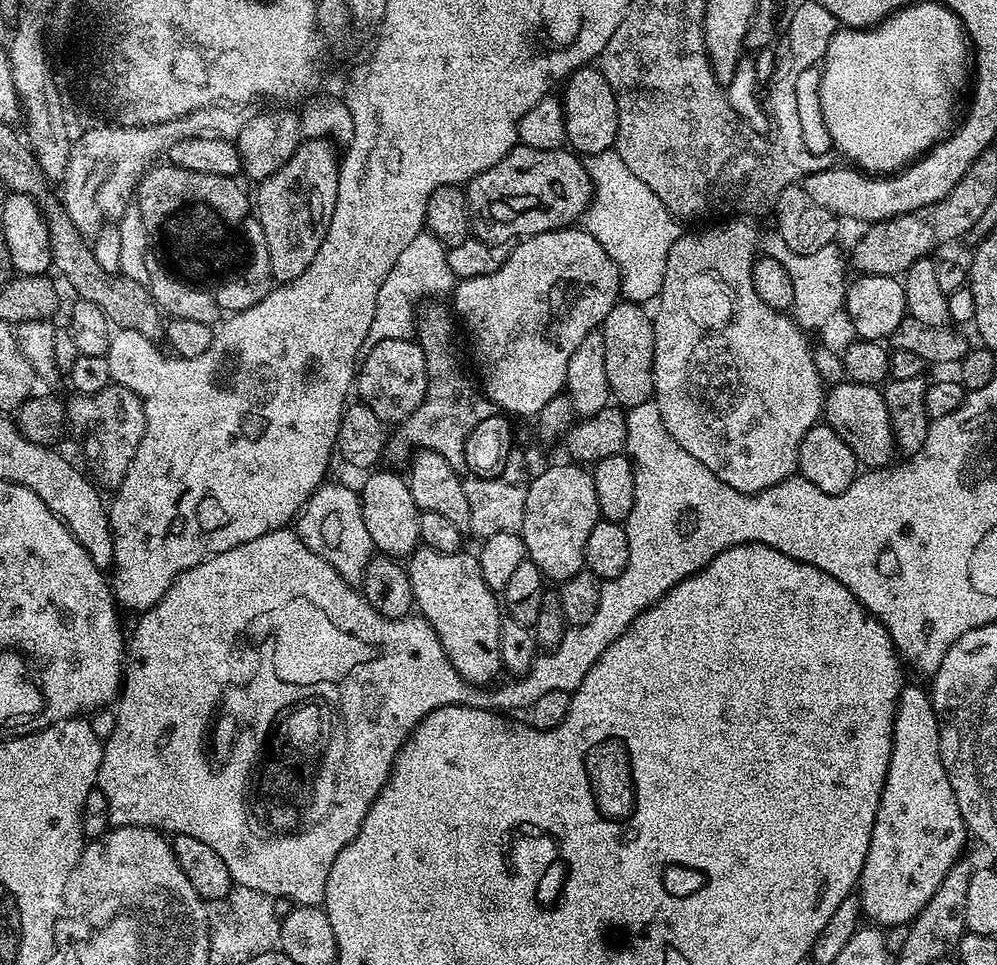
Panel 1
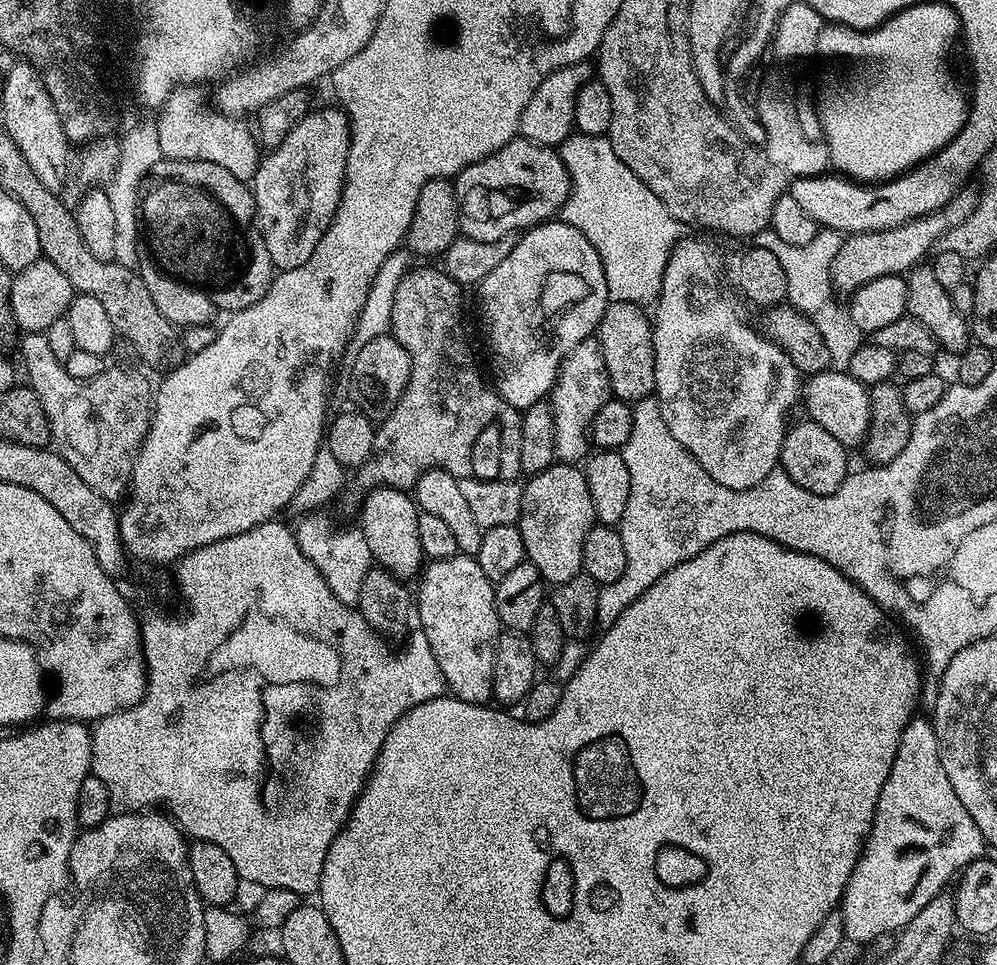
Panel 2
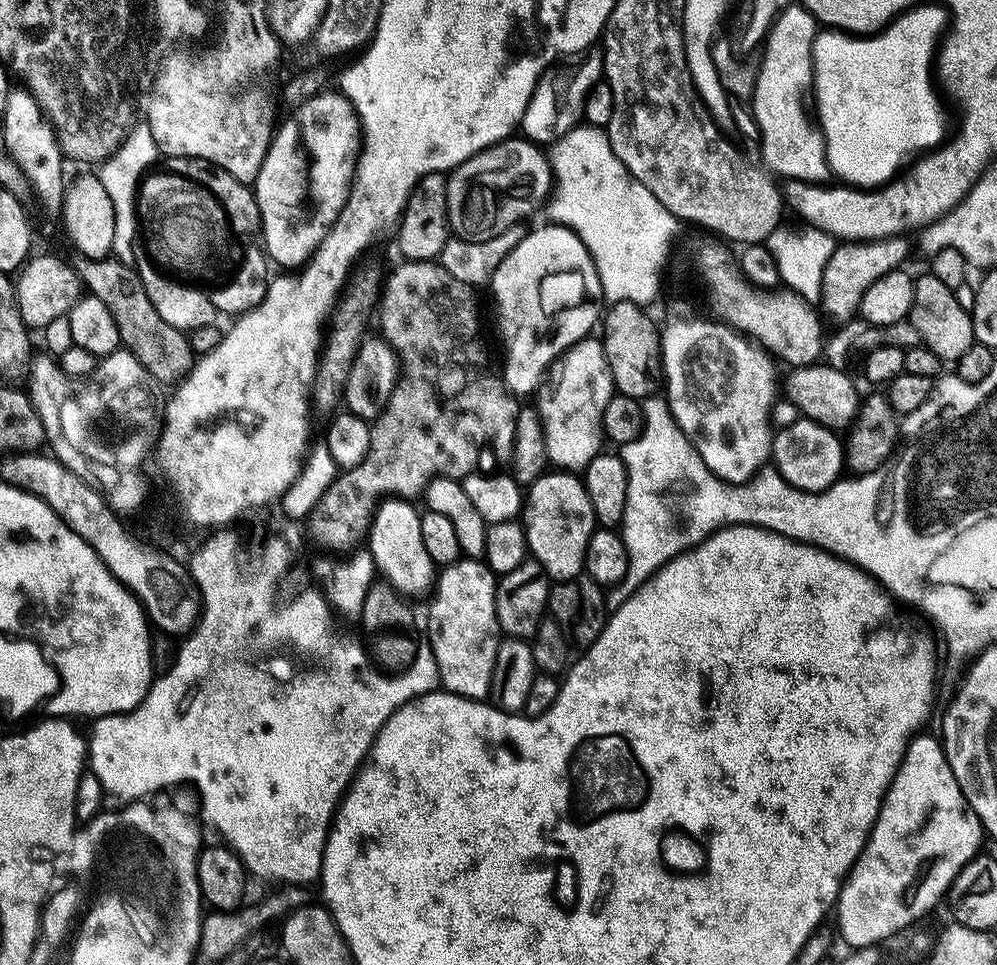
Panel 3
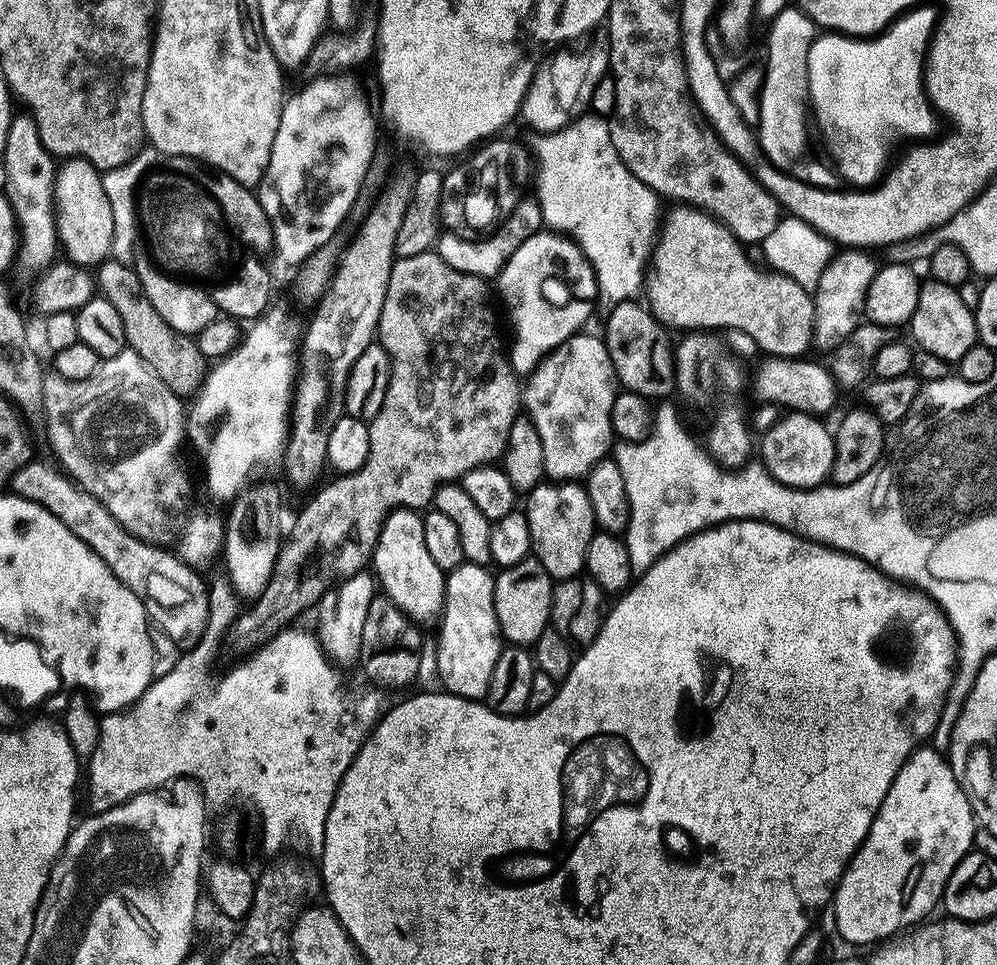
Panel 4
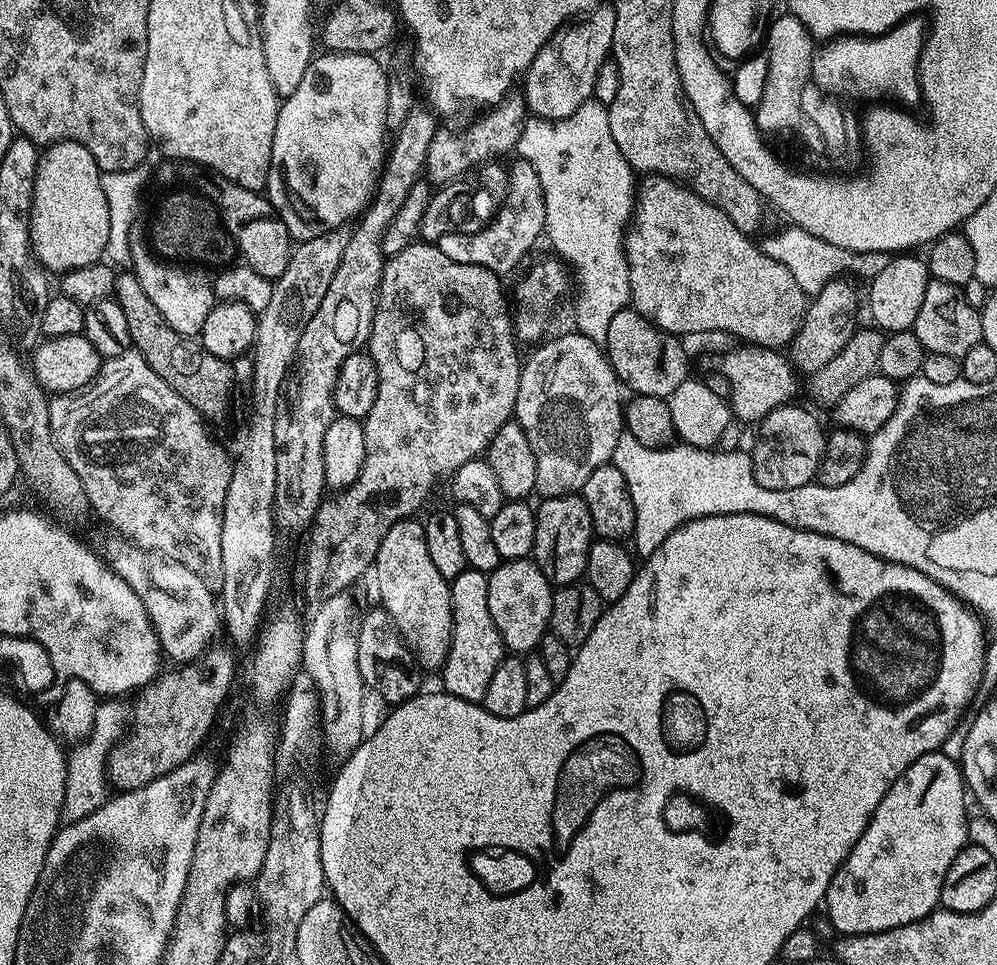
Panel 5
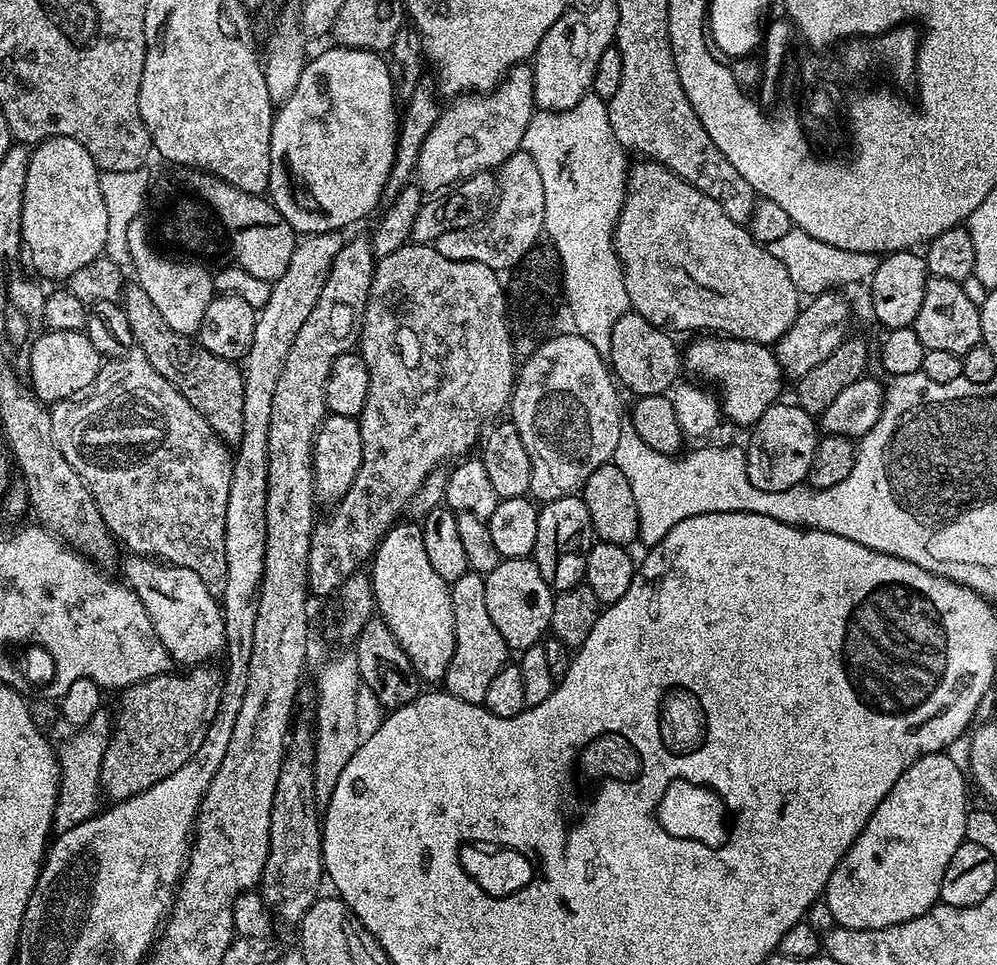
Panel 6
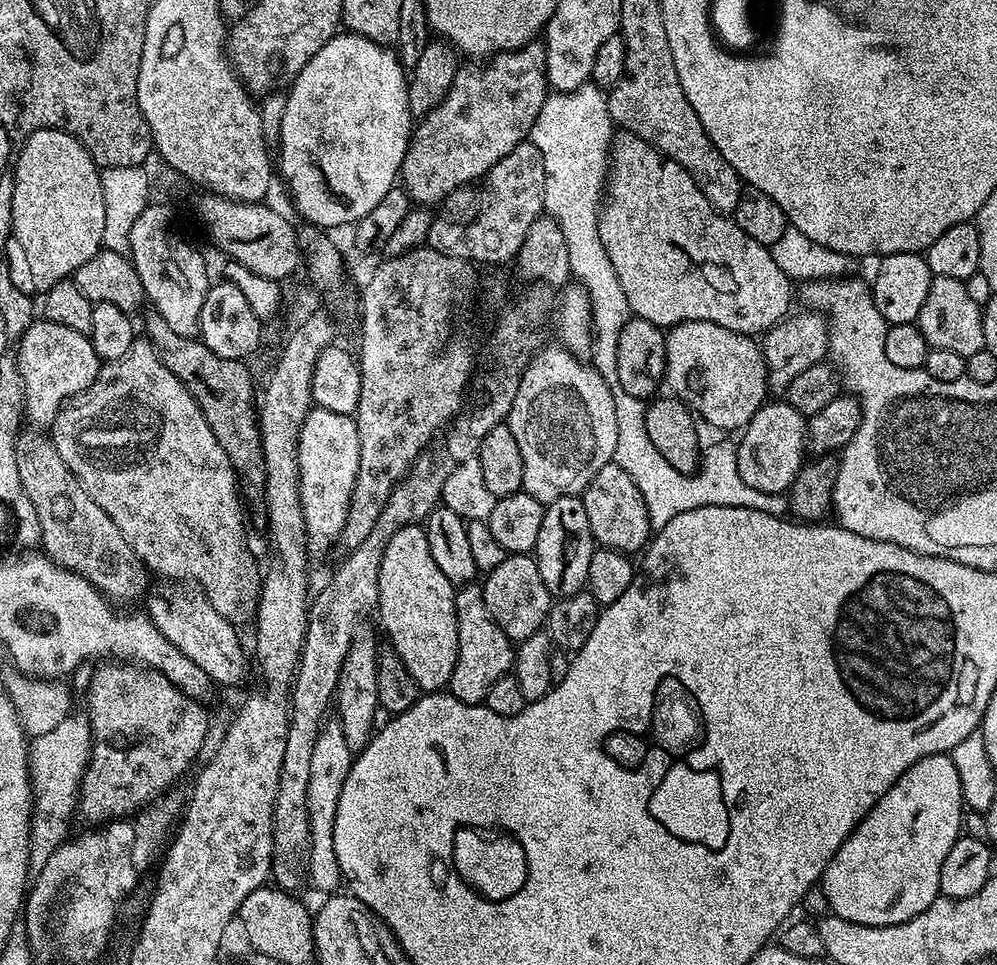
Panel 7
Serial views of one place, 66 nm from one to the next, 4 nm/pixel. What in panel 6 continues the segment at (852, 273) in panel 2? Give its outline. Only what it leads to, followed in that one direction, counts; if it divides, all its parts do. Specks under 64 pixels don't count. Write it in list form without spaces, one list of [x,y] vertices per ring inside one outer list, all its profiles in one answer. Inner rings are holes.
[[[833,290],[813,295],[796,315],[794,326],[790,326],[790,330],[786,330],[786,334],[776,341],[776,361],[785,377],[799,378],[810,374],[810,370],[814,370],[818,362],[826,362],[826,358],[830,358],[830,354],[834,354],[834,350],[838,350],[840,343],[849,335],[848,300],[843,294],[843,291]]]

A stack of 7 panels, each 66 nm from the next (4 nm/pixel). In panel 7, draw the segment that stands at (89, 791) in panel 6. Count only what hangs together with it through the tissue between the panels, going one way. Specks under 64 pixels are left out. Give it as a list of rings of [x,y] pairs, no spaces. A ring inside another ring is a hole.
[[[74,712],[54,726],[47,734],[35,736],[29,743],[28,772],[32,784],[33,816],[32,830],[28,839],[28,870],[31,875],[41,873],[50,860],[51,854],[69,837],[68,826],[70,818],[75,815],[79,803],[79,788],[81,778],[88,768],[92,753],[92,728],[85,713]]]

